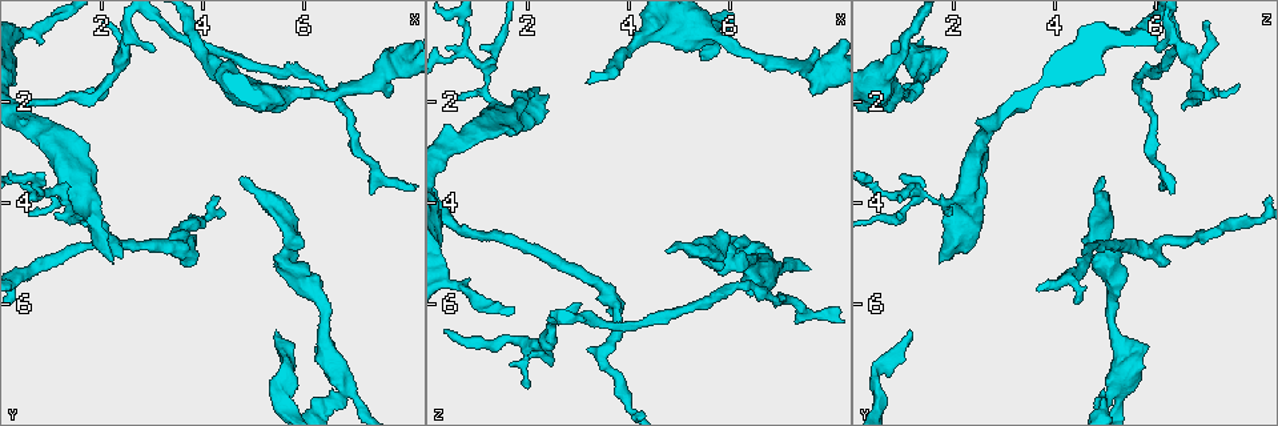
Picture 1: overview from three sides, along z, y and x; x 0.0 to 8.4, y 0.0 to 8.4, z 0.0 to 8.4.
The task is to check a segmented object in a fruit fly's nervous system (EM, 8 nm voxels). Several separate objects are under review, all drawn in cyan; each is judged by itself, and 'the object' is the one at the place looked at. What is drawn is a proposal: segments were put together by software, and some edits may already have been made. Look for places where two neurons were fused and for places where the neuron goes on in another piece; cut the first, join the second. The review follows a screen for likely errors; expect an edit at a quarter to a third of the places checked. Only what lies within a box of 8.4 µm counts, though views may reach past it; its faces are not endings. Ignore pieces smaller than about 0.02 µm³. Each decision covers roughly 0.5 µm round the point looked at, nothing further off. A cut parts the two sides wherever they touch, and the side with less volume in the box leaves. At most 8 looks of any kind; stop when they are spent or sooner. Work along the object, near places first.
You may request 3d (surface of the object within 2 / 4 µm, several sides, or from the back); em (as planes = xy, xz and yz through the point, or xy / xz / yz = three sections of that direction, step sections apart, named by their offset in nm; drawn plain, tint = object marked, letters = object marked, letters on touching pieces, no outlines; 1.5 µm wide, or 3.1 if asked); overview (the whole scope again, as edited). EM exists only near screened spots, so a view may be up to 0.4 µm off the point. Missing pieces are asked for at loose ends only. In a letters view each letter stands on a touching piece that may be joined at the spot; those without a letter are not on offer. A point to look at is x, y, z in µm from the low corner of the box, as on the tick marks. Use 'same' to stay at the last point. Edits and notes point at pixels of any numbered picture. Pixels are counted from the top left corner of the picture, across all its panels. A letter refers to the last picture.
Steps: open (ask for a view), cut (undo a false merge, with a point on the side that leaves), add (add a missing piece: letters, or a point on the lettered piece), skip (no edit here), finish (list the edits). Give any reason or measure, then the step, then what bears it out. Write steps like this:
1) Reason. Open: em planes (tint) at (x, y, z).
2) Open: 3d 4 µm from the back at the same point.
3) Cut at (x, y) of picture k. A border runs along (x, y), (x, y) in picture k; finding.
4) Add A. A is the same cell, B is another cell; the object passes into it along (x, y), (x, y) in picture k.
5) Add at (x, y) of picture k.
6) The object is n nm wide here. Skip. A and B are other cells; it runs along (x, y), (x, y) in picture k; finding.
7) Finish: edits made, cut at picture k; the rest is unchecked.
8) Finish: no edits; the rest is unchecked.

Free end. Open: 3d 2 µm at (5.40, 6.60, 1.20).

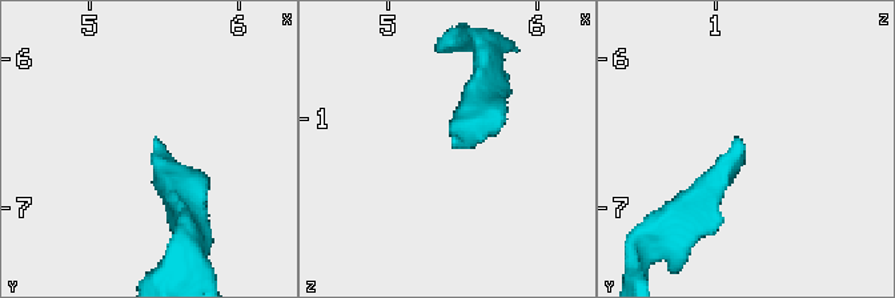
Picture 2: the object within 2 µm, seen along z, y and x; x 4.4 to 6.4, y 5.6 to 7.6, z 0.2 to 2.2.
Open: em xz step 4 (letters) at (5.44, 6.54, 1.18).

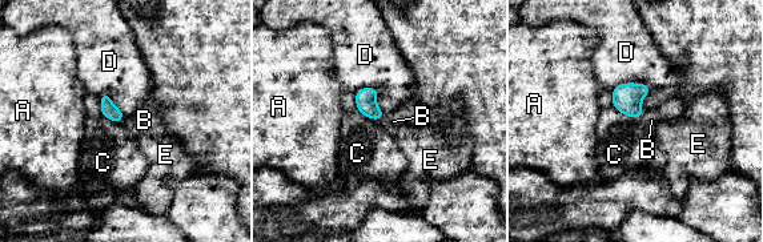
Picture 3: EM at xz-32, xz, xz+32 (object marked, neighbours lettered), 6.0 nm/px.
Another direction. Open: em planes (letters) at the same point.

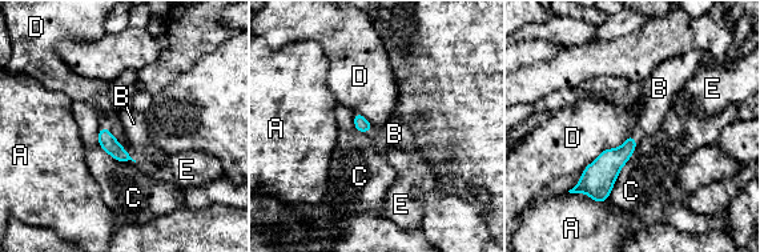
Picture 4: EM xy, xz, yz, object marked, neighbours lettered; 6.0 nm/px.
The longest contact is with D, 360 nm. Add B. B is the same cell, A, C, D and E are other cells; the neuron continues.

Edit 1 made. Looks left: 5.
Open: 3d 2 µm at (5.75, 1.85, 0.75).

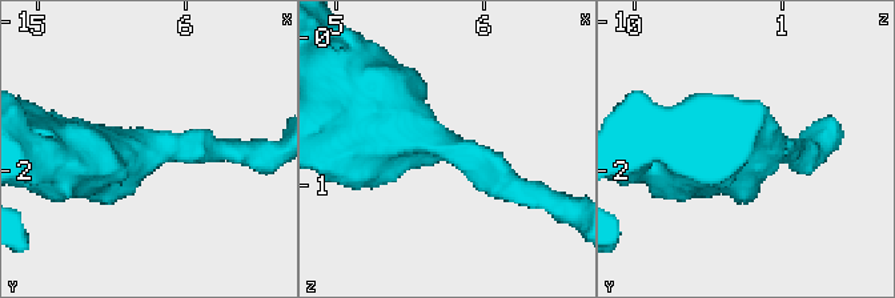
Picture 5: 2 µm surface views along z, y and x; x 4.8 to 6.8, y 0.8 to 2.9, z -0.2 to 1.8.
The arms are 170, 500 nm wide; now the EM. Open: em planes (plain) at (5.76, 1.88, 0.70).

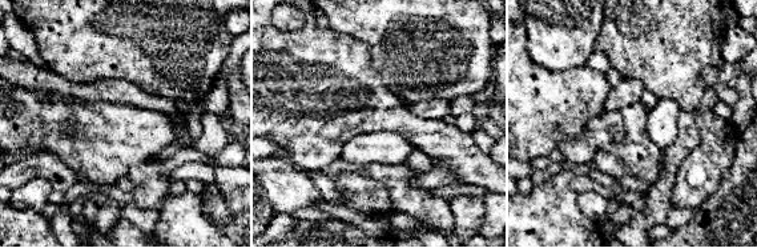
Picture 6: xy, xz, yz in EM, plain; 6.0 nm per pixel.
Open: em planes (letters) at the same point.

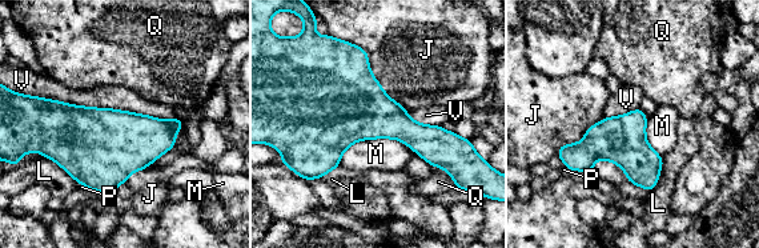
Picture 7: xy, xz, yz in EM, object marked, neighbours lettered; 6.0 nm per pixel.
Skip. J, L, M, P, Q and V are other cells; it runs along (333, 127), (402, 127), (482, 164) in picture 7; continuous, no second neuron.

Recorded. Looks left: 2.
Branch stops here. Open: em yz step 8 (letters) at (7.70, 1.70, 1.00).

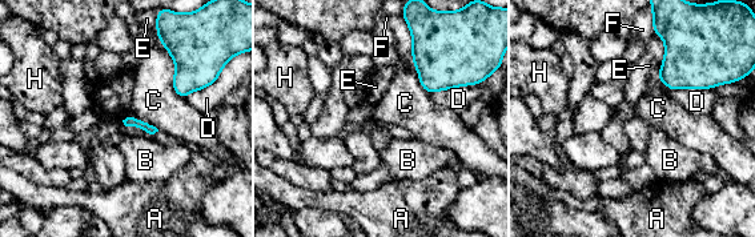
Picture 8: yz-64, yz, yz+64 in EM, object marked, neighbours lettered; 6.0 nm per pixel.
Open: em planes (letters) at the same point.

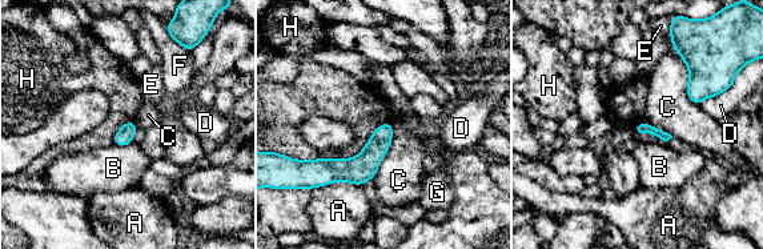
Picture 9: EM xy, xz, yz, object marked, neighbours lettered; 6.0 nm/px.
Skip. A, B, C, D, E, F, G and H are other cells; it runs along (389, 128), (356, 167), (316, 167) in picture 9; none of them fits.

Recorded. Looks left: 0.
Finish: edits made, add at picture 4; the rest is unchecked.

